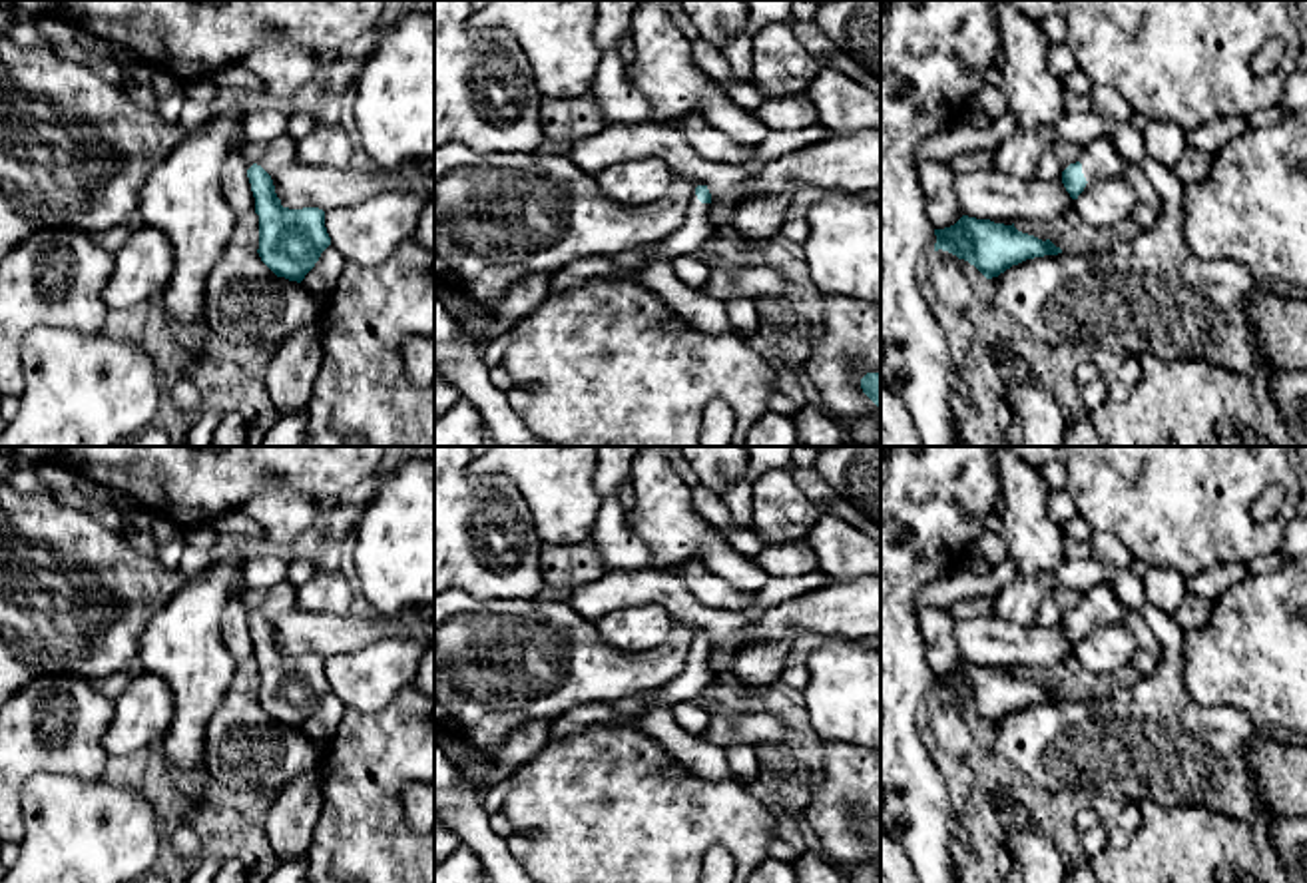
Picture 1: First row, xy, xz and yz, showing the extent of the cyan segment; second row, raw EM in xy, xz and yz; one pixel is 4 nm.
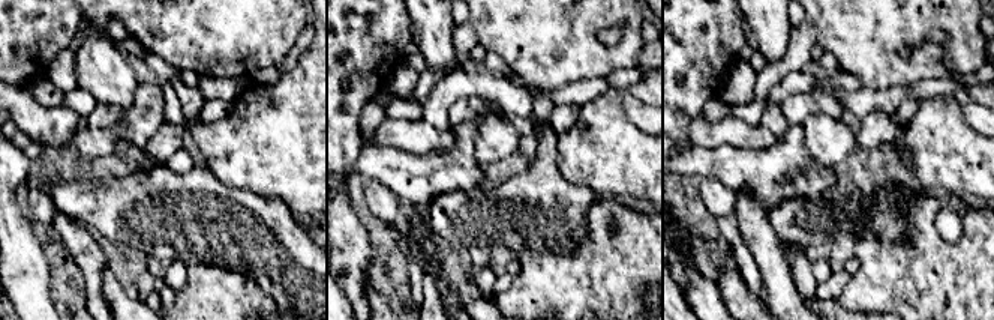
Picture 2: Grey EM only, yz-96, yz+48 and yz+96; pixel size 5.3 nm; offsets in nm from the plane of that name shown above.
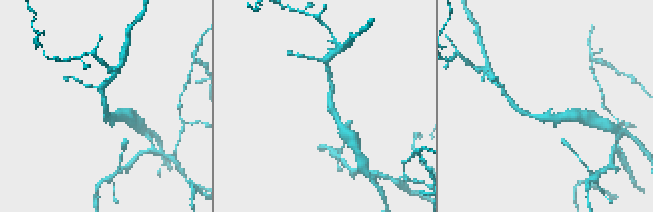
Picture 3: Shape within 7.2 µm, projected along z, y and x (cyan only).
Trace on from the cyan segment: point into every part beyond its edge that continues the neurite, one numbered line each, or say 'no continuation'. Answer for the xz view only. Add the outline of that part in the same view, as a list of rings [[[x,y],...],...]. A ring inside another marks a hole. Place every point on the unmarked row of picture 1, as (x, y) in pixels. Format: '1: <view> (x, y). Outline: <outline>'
1: xz (696, 676). Outline: [[[693,638],[683,672],[671,682],[650,692],[654,696],[654,710],[671,708],[681,702],[691,702],[709,686],[711,686],[709,650],[701,650]]]

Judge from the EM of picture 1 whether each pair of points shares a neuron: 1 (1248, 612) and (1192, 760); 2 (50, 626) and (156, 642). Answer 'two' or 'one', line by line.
1: two
2: two

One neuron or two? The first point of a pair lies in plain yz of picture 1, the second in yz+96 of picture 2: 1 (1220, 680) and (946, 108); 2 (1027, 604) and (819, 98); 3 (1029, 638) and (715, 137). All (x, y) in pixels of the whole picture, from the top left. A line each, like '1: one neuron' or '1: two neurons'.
1: one neuron
2: two neurons
3: one neuron

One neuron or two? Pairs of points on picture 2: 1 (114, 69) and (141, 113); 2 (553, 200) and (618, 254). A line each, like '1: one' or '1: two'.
1: two
2: two

